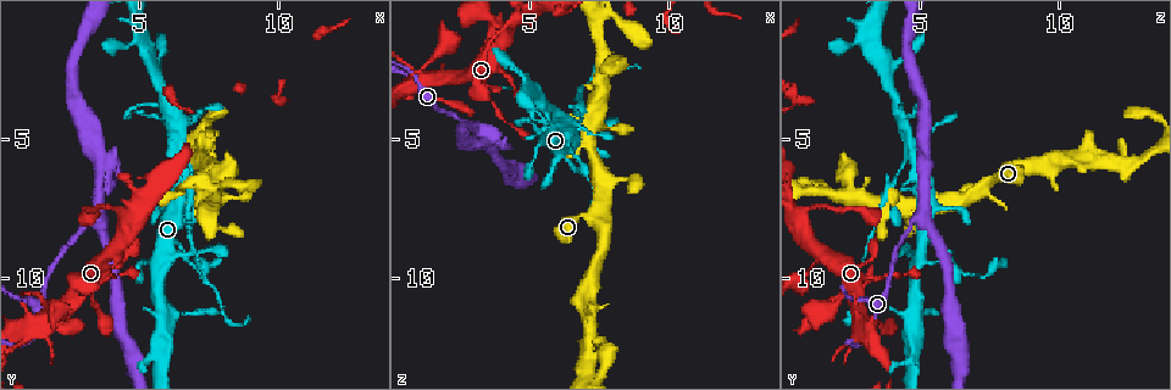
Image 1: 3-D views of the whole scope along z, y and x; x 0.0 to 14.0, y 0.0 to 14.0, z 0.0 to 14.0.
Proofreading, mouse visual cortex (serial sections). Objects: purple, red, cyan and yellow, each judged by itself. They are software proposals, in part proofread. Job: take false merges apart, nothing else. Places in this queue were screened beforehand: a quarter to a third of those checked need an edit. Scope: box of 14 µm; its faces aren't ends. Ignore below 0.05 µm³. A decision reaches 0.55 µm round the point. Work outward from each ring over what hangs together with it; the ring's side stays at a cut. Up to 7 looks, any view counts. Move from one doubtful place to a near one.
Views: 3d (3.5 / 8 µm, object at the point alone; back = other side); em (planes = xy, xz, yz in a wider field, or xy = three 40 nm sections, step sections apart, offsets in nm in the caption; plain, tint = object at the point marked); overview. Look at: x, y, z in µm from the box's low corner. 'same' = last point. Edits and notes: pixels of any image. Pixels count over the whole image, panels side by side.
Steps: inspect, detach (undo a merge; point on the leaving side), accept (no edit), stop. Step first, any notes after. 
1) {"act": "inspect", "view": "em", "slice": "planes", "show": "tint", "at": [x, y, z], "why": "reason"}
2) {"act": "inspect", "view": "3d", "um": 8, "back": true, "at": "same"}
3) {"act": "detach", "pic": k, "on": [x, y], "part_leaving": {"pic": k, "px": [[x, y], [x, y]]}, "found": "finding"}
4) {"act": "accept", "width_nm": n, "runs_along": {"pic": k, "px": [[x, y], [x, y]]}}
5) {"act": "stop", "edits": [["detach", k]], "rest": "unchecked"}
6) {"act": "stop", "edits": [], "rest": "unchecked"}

{"act": "inspect", "view": "em", "slice": "xy", "step": 5, "show": "tint", "at": [4.0, 7.4, 1.0], "why": "sudden change in width"}

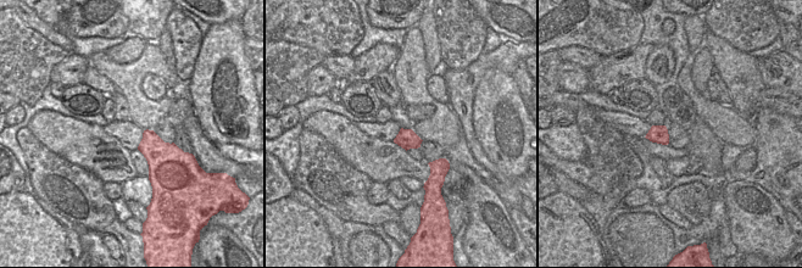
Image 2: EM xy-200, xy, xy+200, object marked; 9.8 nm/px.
{"act": "inspect", "view": "3d", "um": 3.5, "at": "same", "why": "see where the arms go"}

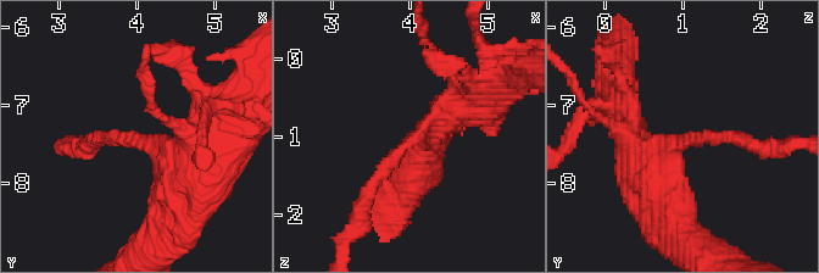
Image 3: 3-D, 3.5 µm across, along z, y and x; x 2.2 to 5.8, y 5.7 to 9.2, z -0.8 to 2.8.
{"act": "accept", "arm_widths_nm": [200, 450], "runs_along": {"pic": 3, "px": [[447, 118], [406, 144], [365, 204]]}, "found": "continuous, no second cell"}

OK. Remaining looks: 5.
{"act": "inspect", "view": "3d", "um": 3.5, "at": [6.9, 6.3, 4.2], "why": "thin neck"}

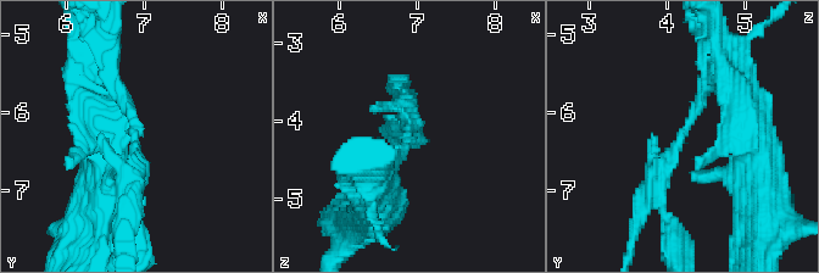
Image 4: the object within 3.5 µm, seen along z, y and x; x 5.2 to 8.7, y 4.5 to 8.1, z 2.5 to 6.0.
{"act": "inspect", "view": "em", "slice": "xy", "step": 5, "show": "tint", "at": [6.85, 6.30, 4.20]}

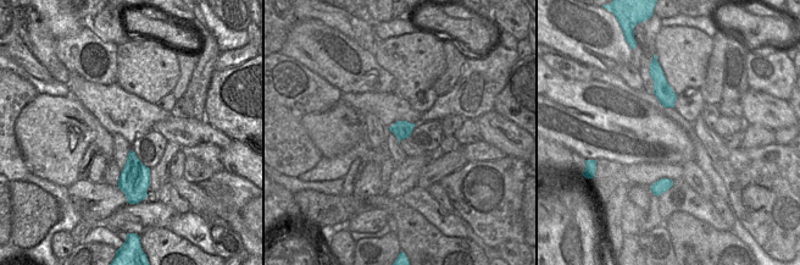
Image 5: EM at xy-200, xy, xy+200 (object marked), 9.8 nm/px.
{"act": "inspect", "view": "em", "slice": "xy", "step": 3, "show": "tint", "at": "same", "why": "cut it another way"}

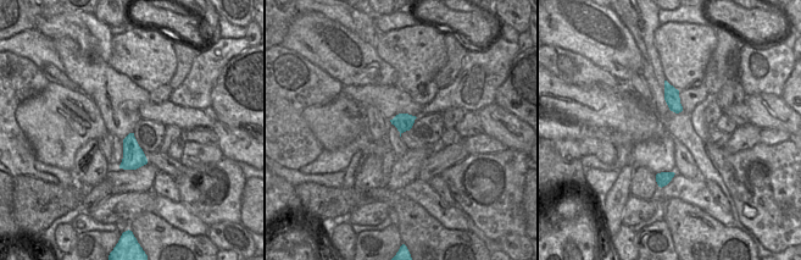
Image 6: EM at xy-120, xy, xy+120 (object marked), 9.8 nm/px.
{"act": "detach", "pic": 4, "on": [630, 244], "border": {"pic": 6, "px": [[138, 144], [128, 169]]}, "found": "two cells meet here"}

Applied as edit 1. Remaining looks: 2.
{"act": "stop", "edits": [["detach", 4]], "rest": "unchecked"}

